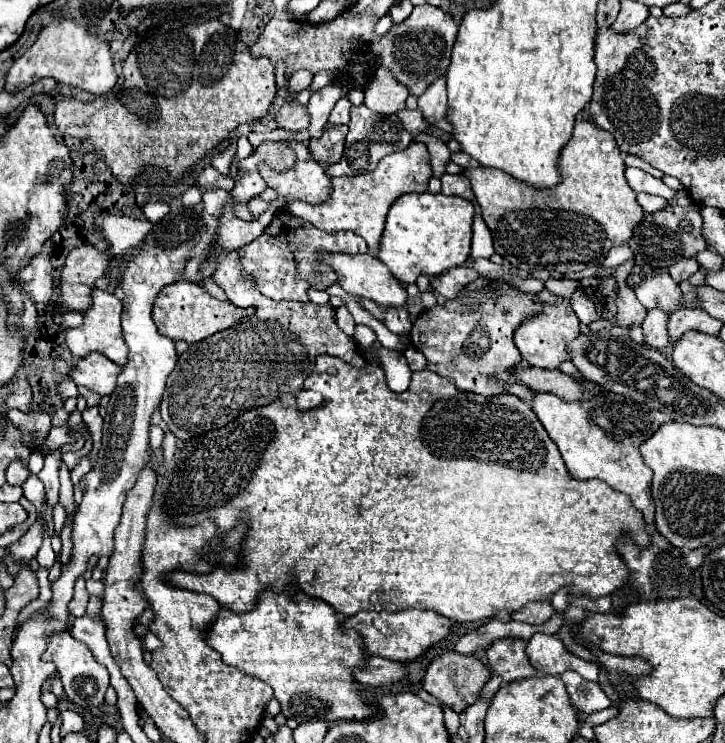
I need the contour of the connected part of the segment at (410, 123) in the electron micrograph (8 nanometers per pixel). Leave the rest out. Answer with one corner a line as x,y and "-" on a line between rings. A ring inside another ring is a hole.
403,109
403,111
397,111
397,117
405,125
405,129
409,129
411,133
425,131
429,127
429,121
423,117
421,109

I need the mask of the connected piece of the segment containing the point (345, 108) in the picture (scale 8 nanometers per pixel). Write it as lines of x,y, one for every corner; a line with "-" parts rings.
343,97
343,99
335,105
335,109
331,111
329,121
331,121
331,123
347,125
347,123
349,123
349,111
351,111
351,107
353,107
353,103
349,101
349,97

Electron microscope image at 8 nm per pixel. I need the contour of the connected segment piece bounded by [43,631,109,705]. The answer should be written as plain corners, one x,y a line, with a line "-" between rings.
67,631
61,635
53,635
49,639
49,645
47,645
43,659
55,663
69,701
73,701
75,705
101,705
103,703
105,691
109,687
109,673
101,663
95,661
95,657
91,655
91,651
85,643
77,641

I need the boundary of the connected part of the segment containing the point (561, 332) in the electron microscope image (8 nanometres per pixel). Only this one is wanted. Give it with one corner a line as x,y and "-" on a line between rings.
561,299
557,305
545,305
541,315
525,321
515,333
515,345
521,351
523,359
529,361
529,365
543,367
543,369
557,369
561,361
569,359
567,343
573,341
577,333
579,333
579,319
573,313
569,301

